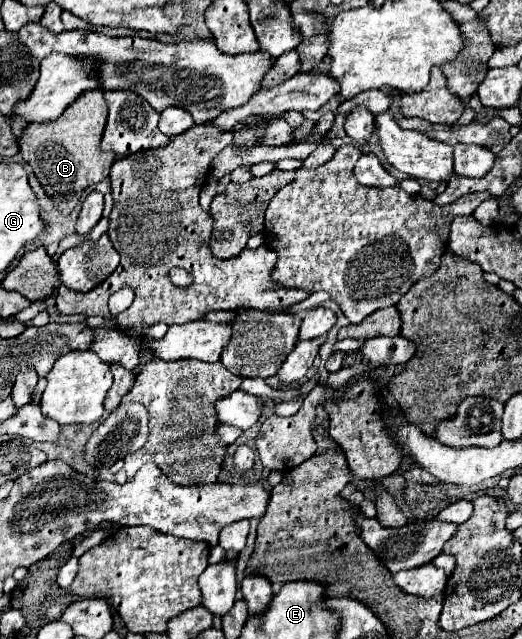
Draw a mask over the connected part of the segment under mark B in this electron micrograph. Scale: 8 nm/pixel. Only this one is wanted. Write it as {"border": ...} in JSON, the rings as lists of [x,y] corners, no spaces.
{"border":[[[91,90],[87,94],[81,94],[77,102],[71,104],[55,122],[29,124],[19,142],[23,160],[33,168],[37,180],[63,216],[71,214],[79,206],[85,188],[89,188],[91,184],[99,184],[109,176],[111,164],[115,162],[117,154],[101,150],[105,124],[107,102],[103,98],[103,92]]]}

